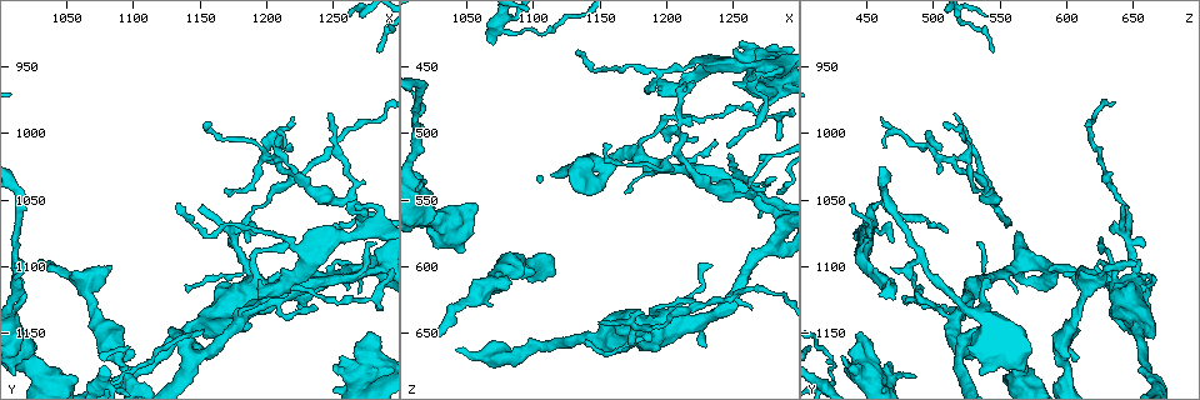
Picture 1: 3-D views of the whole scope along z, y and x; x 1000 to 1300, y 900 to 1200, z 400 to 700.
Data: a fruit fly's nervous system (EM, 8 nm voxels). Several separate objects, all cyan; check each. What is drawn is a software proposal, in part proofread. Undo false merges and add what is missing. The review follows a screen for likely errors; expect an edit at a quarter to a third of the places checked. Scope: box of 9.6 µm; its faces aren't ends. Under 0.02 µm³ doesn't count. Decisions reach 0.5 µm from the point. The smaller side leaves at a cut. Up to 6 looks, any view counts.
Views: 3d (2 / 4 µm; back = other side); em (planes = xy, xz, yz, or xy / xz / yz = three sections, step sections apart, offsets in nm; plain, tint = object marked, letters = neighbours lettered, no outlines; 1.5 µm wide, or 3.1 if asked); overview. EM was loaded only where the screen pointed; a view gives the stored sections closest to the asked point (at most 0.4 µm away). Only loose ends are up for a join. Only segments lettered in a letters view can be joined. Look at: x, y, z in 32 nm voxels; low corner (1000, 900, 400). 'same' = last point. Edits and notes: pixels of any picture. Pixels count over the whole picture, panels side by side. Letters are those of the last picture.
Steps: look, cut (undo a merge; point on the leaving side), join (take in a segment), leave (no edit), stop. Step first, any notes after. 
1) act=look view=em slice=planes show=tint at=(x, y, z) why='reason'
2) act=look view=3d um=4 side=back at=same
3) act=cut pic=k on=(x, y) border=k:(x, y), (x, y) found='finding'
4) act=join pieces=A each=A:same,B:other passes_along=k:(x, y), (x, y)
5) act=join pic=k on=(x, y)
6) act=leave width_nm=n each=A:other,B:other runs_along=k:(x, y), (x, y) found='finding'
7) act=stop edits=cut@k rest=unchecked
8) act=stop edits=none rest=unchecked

act=look view=em slice=planes show=plain at=(1194, 1110, 466) why='an open end'

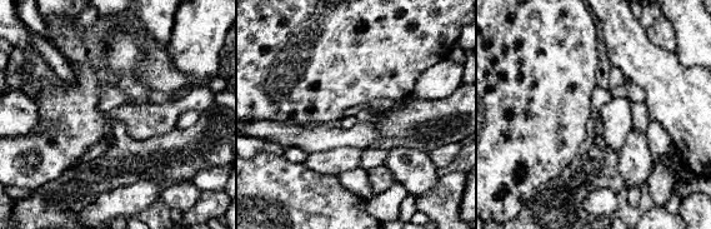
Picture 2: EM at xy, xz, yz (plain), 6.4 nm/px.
act=look view=em slice=planes show=tint at=same

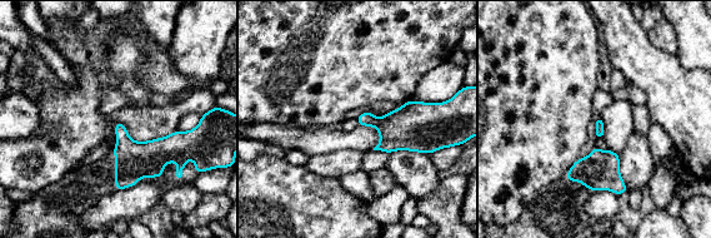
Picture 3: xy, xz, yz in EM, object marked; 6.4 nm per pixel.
act=look view=em slice=planes show=letters at=same why='see the neighbours'

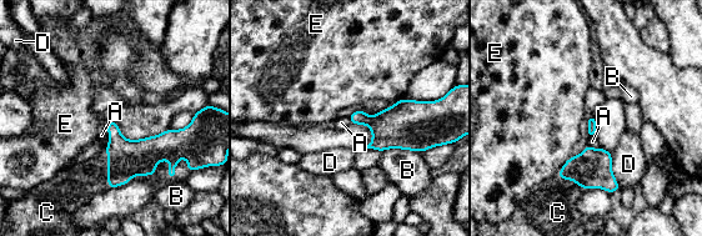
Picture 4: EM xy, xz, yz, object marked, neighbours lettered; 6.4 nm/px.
act=join pieces=C each=A:other,B:other,C:same,D:other,E:other found='the cell continues'

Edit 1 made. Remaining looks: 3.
act=look view=overview why='redraw'

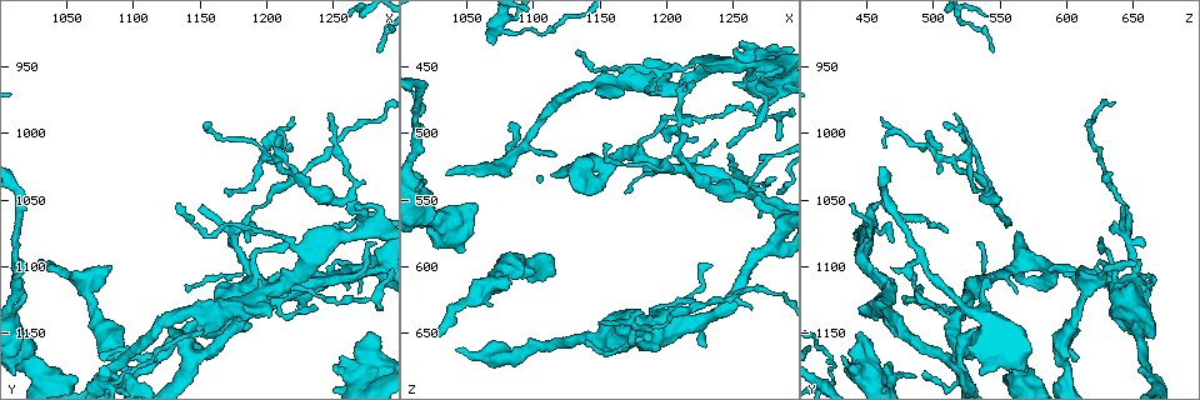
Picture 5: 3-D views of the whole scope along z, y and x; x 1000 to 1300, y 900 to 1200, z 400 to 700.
act=look view=em slice=planes show=letters at=(1210, 1022, 514) why='sharp bend'

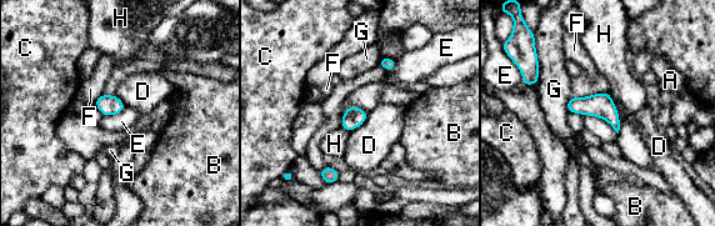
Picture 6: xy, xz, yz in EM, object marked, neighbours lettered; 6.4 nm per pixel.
act=leave each=A:other,B:other,C:other,D:other,E:other,F:other,G:other,H:other border=6:(368, 112), (366, 119), (349, 132) found='all the same cell'

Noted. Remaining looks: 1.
act=stop edits=join@4 rest=unchecked

